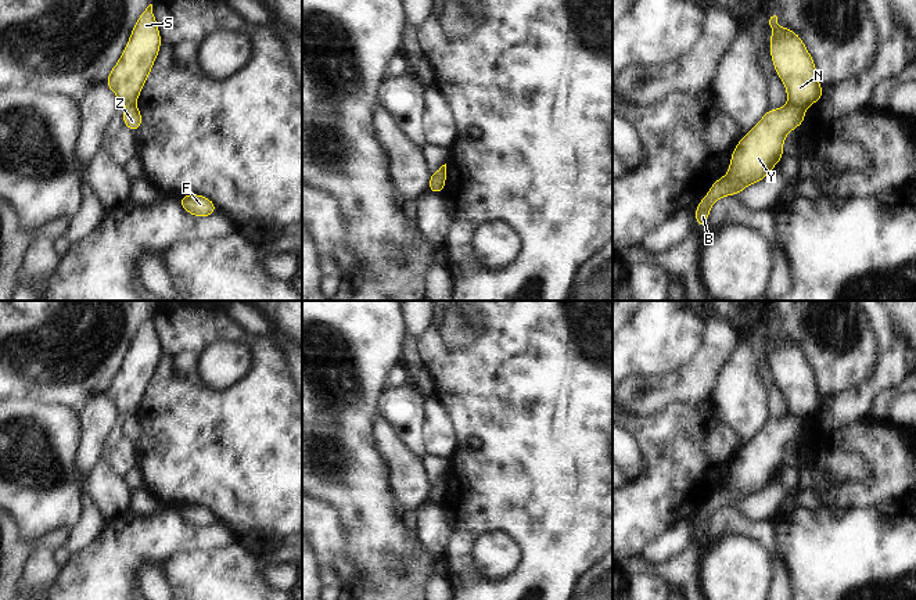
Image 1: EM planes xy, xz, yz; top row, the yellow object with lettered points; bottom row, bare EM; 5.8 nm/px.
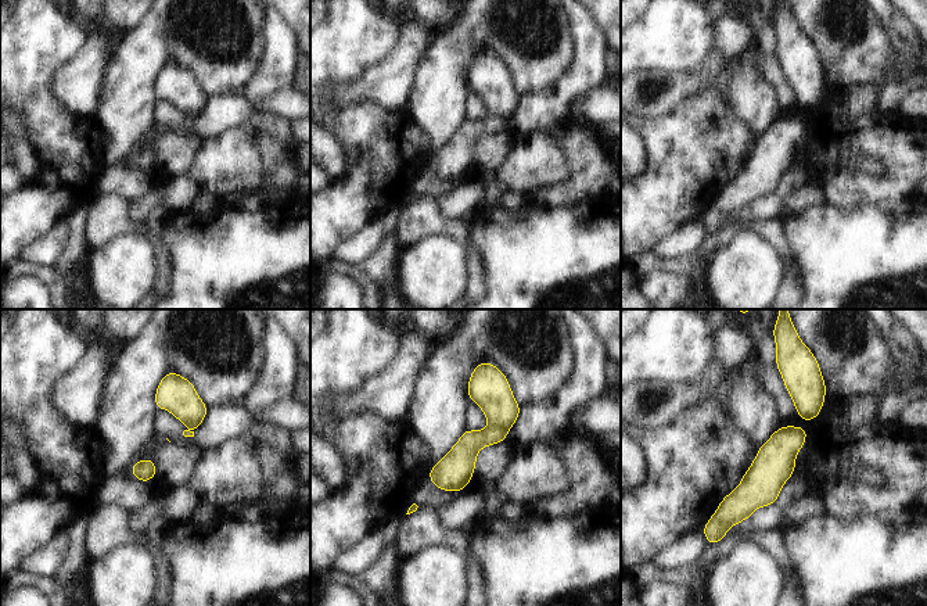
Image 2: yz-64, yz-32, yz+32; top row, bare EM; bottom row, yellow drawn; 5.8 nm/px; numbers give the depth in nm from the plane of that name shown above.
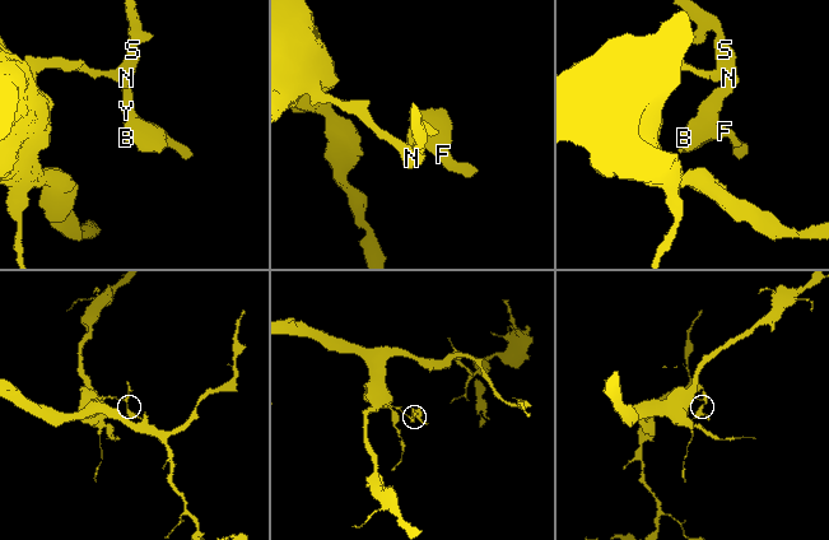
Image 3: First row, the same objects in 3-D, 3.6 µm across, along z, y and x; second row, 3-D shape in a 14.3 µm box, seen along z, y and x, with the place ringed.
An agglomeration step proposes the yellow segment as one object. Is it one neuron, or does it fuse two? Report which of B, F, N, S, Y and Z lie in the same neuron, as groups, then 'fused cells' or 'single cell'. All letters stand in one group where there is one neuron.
groups B F Y Z / N S; fused cells

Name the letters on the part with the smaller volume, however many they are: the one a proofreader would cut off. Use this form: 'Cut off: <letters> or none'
Cut off: B, F, Y, Z

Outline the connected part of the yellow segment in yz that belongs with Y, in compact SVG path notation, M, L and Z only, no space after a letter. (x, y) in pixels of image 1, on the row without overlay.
M791 414L765 423L762 430L733 459L728 485L718 488L697 514L694 527L697 539L703 539L707 533L714 513L730 504L740 506L743 499L758 493L770 484L784 466L786 445L804 431L805 420Z

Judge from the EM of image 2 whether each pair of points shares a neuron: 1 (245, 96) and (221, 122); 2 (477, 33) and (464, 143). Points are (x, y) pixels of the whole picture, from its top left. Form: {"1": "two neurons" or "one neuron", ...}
{"1": "one neuron", "2": "two neurons"}

